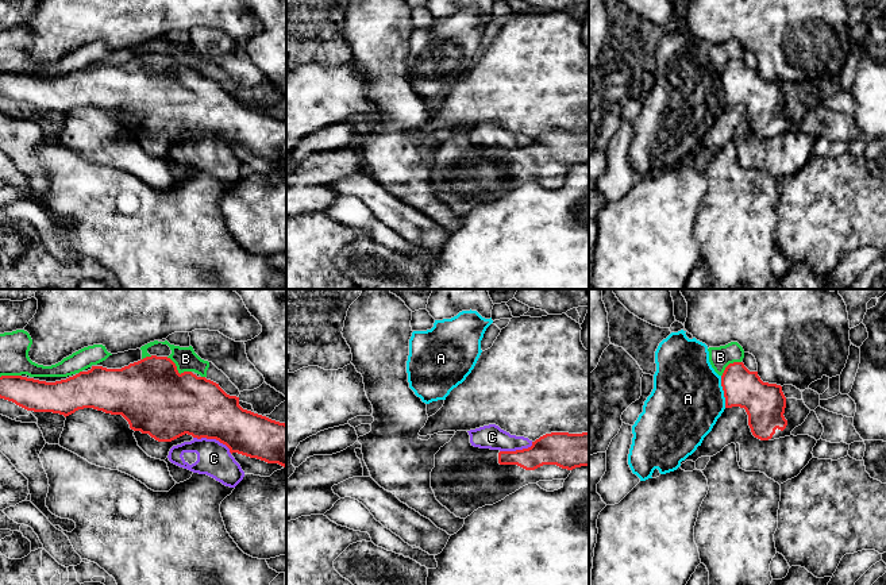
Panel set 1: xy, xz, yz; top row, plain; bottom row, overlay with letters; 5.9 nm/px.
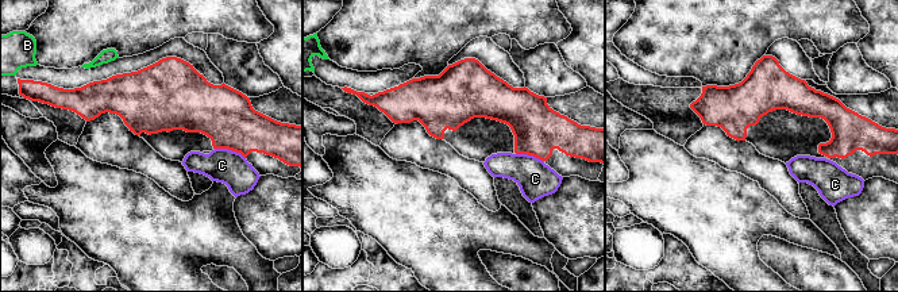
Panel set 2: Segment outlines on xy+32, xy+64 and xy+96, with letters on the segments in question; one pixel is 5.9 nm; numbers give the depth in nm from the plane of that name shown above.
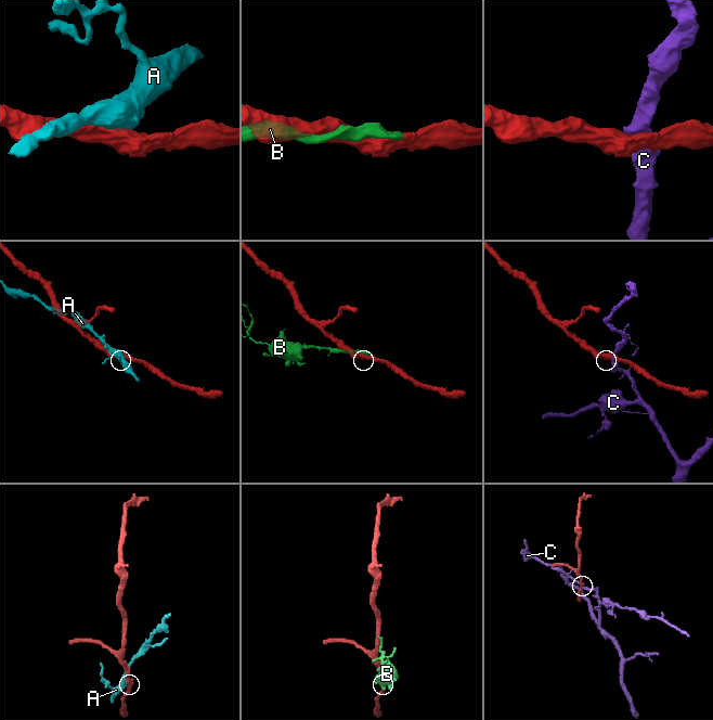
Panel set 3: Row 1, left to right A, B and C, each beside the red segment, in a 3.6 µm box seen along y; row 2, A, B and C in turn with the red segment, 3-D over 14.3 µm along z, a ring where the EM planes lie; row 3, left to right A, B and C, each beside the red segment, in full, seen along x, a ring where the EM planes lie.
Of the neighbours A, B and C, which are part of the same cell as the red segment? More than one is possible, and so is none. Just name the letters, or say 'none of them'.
none of them

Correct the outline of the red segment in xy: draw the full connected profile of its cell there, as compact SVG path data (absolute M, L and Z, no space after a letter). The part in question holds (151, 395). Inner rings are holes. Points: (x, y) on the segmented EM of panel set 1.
M146 357L122 369L92 366L66 380L46 382L22 376L0 377L0 399L34 412L65 417L93 408L122 415L134 430L138 446L151 458L165 461L173 446L194 438L216 439L230 449L244 474L270 477L286 467L286 424L243 409L239 397L227 395L219 384L192 372L178 373L167 357Z

